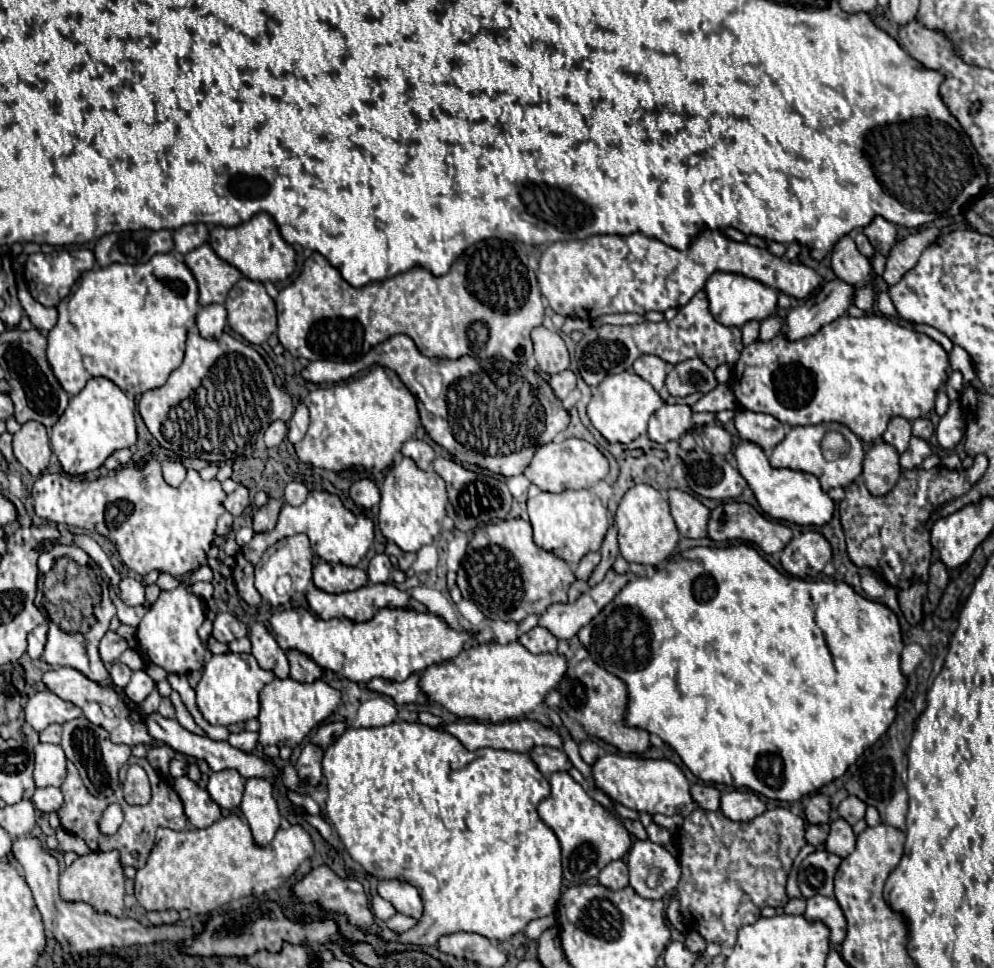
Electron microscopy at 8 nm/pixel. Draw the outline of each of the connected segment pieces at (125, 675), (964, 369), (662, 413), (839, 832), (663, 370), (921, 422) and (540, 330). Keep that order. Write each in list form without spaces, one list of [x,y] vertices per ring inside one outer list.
[[[113,663],[109,667],[109,675],[111,675],[111,681],[113,685],[125,689],[129,685],[129,679],[131,679],[131,669],[127,665],[121,665],[121,663]]]
[[[955,345],[955,347],[951,349],[951,353],[949,353],[949,359],[951,359],[951,367],[963,373],[965,383],[971,383],[971,381],[977,377],[977,375],[975,375],[975,369],[973,369],[973,365],[971,365],[969,353],[967,353],[963,347]]]
[[[663,405],[649,419],[649,439],[655,443],[677,441],[691,429],[689,405]]]
[[[837,819],[831,823],[831,831],[825,841],[825,849],[839,857],[847,857],[855,849],[855,839],[857,837],[855,837],[851,825],[847,821]]]
[[[645,355],[635,361],[633,369],[641,379],[651,383],[657,393],[661,393],[661,389],[665,387],[667,369],[669,369],[669,365],[665,361],[661,361],[659,357],[653,357],[653,355]]]
[[[917,419],[913,421],[913,435],[919,439],[929,441],[929,437],[935,433],[935,425],[929,419]]]
[[[541,325],[533,329],[533,343],[535,343],[535,359],[539,363],[539,373],[555,375],[569,369],[569,353],[559,333],[553,333]]]

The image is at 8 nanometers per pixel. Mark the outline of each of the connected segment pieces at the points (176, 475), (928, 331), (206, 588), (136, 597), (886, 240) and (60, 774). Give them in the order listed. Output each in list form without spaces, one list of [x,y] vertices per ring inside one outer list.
[[[161,461],[161,465],[163,465],[163,477],[171,487],[183,483],[187,469],[181,465],[181,461]]]
[[[913,325],[917,331],[921,331],[921,333],[925,333],[925,335],[929,335],[933,341],[937,341],[937,343],[941,343],[947,351],[953,347],[953,343],[941,333],[941,331],[937,331],[935,327],[929,327],[929,325]]]
[[[195,583],[193,587],[189,587],[191,593],[197,593],[197,597],[201,597],[203,601],[213,599],[213,585],[211,583]]]
[[[125,577],[121,579],[119,583],[119,591],[121,591],[121,601],[129,607],[135,607],[135,605],[141,605],[143,603],[143,595],[145,595],[145,587],[131,579],[131,577]]]
[[[875,217],[873,223],[863,229],[863,233],[869,237],[875,251],[885,257],[889,257],[893,245],[897,243],[897,227],[889,221],[885,221],[883,217]]]
[[[39,743],[35,747],[35,785],[61,787],[67,773],[67,757],[59,745]]]

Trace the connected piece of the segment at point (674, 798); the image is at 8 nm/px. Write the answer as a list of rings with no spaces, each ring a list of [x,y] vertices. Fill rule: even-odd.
[[[607,753],[591,765],[593,781],[611,801],[649,815],[689,815],[697,805],[689,797],[689,781],[683,771],[667,759],[641,759],[635,755]]]

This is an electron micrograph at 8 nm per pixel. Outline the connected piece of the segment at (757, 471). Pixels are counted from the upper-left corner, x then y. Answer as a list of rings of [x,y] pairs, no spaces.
[[[739,441],[737,449],[735,449],[735,457],[737,457],[739,473],[749,483],[749,487],[765,515],[779,519],[779,521],[789,521],[789,523],[797,523],[797,525],[817,525],[817,527],[823,527],[833,519],[835,503],[821,489],[819,479],[815,475],[809,475],[803,471],[793,471],[793,469],[771,467],[763,449],[749,441]]]

